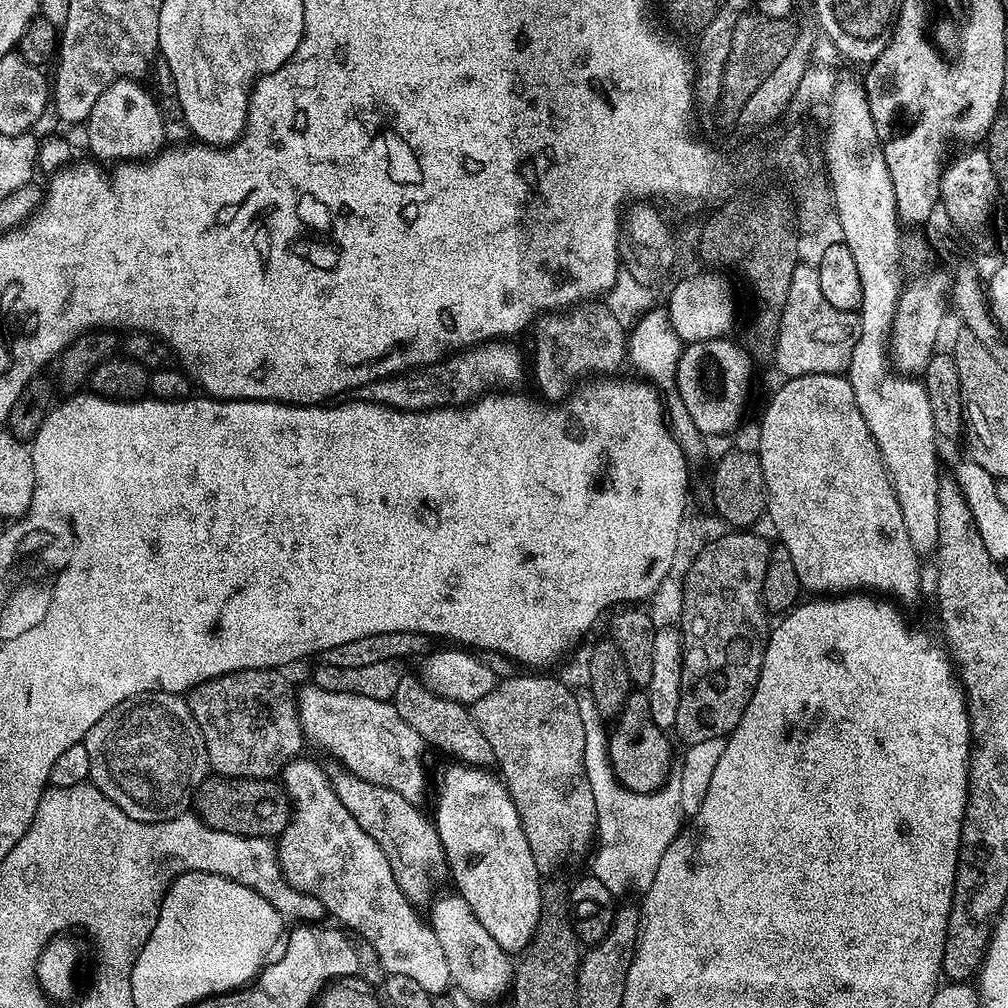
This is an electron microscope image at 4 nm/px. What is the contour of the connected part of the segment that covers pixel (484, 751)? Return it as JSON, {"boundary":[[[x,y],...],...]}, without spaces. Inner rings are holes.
{"boundary":[[[405,674],[402,682],[398,682],[398,690],[392,695],[391,703],[395,704],[401,718],[431,747],[433,744],[442,748],[454,755],[452,757],[473,766],[493,763],[494,750],[490,750],[490,742],[486,742],[486,734],[482,734],[482,726],[478,726],[473,718],[469,705],[440,696],[428,688],[419,675]]]}

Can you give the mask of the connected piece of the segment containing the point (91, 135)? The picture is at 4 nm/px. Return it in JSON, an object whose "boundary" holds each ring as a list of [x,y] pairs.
{"boundary":[[[133,79],[118,80],[95,102],[86,128],[88,148],[97,156],[97,161],[144,162],[165,147],[160,104],[152,101],[151,94],[140,85]]]}

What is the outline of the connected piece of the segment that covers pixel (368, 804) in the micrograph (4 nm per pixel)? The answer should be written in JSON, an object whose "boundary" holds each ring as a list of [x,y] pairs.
{"boundary":[[[343,766],[331,769],[332,789],[338,794],[342,806],[350,810],[354,822],[382,846],[382,854],[386,854],[386,862],[390,862],[390,870],[394,870],[394,880],[408,900],[417,899],[416,892],[424,892],[432,882],[432,867],[441,863],[444,847],[436,833],[435,823],[420,813],[417,805],[406,802],[402,794],[390,790],[386,786],[378,786],[355,776]]]}

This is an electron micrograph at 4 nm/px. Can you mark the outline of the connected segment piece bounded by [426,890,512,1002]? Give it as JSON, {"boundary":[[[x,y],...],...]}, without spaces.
{"boundary":[[[449,890],[445,896],[440,896],[433,902],[432,909],[426,912],[426,919],[434,930],[434,938],[438,938],[438,943],[441,944],[442,950],[446,953],[446,962],[450,966],[450,974],[452,975],[452,984],[459,991],[470,994],[481,1002],[494,999],[503,988],[505,991],[512,968],[509,953],[504,952],[502,946],[498,946],[498,942],[494,942],[494,938],[490,938],[486,926],[482,926],[482,922],[478,922],[474,910],[470,910],[470,902],[466,902],[466,898],[462,898],[460,893],[455,890]]]}

